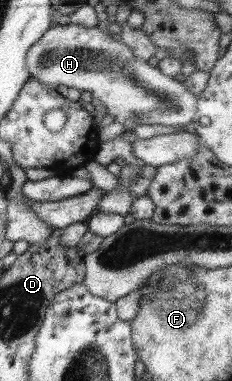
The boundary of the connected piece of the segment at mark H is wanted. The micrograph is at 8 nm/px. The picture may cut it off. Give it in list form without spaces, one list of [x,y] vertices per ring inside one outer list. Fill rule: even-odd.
[[[55,24],[45,31],[32,46],[29,46],[25,56],[25,67],[29,77],[37,79],[47,87],[65,85],[79,92],[91,93],[93,101],[99,101],[105,107],[105,114],[113,117],[113,122],[121,123],[126,130],[133,129],[135,125],[187,125],[196,114],[196,97],[185,89],[182,82],[159,72],[155,66],[139,60],[133,52],[119,41],[113,41],[99,29],[91,27],[85,29],[81,25]]]

